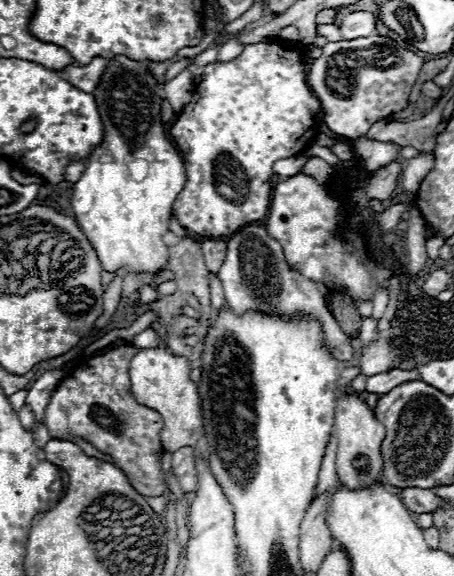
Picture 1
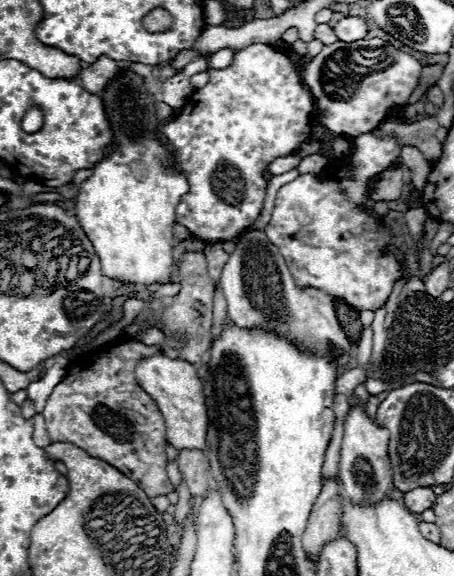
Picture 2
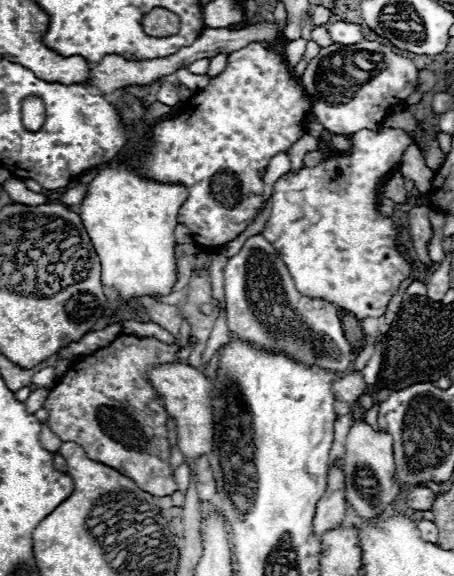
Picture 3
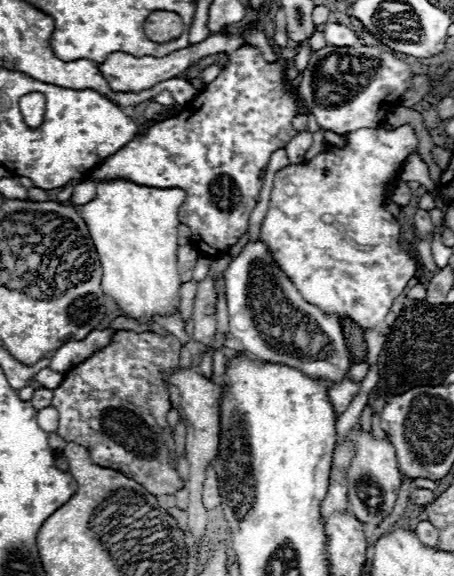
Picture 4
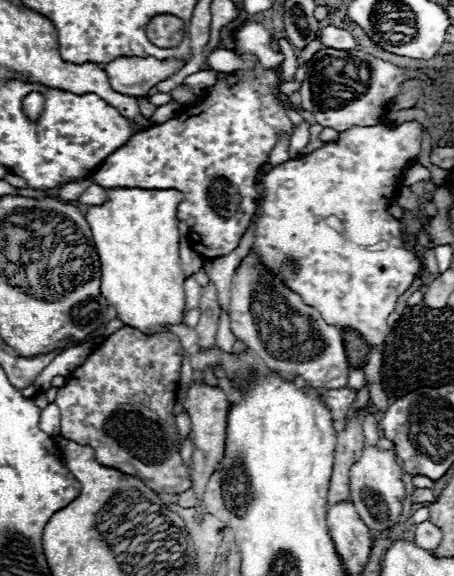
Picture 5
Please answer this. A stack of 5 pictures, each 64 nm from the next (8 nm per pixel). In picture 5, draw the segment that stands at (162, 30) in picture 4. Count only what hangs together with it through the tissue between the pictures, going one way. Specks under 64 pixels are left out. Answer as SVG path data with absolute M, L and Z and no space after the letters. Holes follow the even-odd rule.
M154 16L146 26L148 38L160 48L172 48L182 42L184 24L176 16Z

